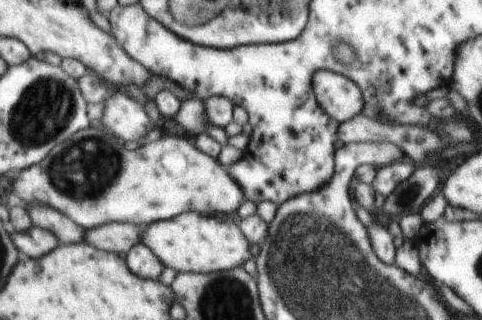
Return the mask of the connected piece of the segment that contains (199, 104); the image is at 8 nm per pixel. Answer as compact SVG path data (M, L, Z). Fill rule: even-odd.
M189 96L180 102L175 116L168 122L168 129L169 124L171 124L171 126L185 132L190 138L207 132L213 140L217 140L219 144L225 144L227 134L223 132L223 128L213 128L211 124L207 124L203 114L205 114L203 112L203 99L199 99L197 96Z

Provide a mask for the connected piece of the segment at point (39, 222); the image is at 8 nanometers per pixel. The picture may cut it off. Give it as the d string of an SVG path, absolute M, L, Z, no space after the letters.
M22 204L29 215L33 227L48 230L55 236L61 244L71 244L71 242L83 242L83 232L85 229L79 224L75 224L71 219L63 216L63 213L39 204Z

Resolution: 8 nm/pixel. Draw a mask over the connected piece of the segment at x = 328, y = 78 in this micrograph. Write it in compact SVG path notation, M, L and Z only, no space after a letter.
M315 70L311 78L311 90L329 118L342 123L355 116L363 108L361 90L351 79L339 76L331 70Z

